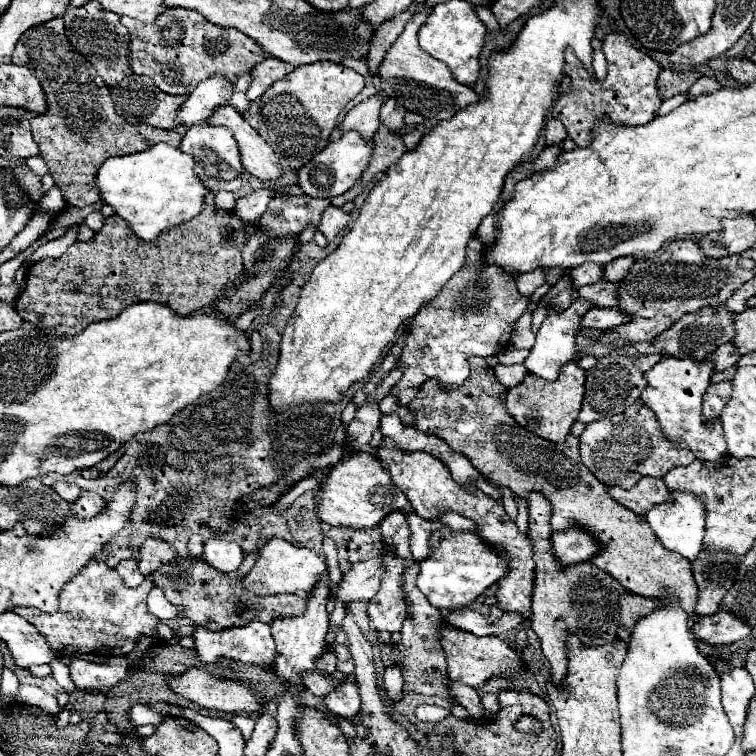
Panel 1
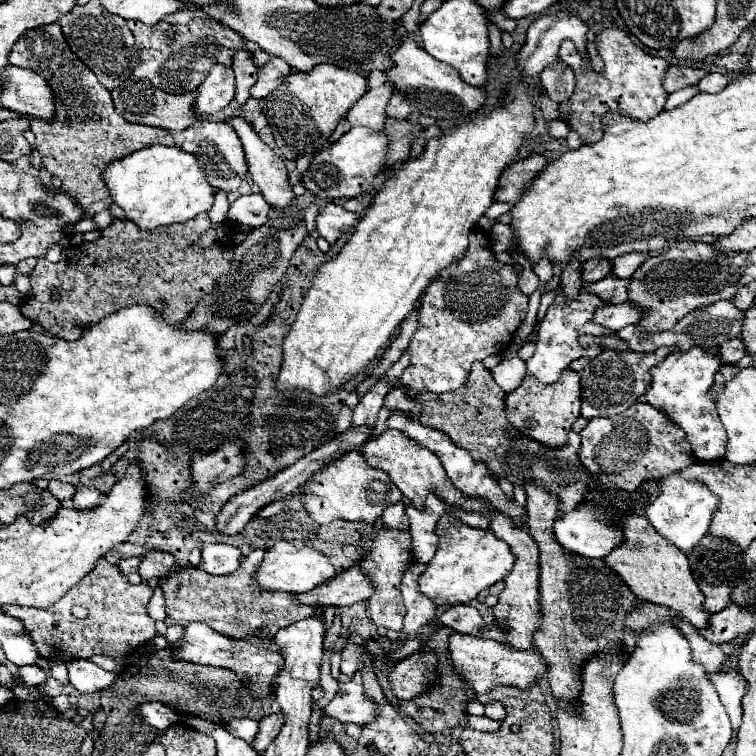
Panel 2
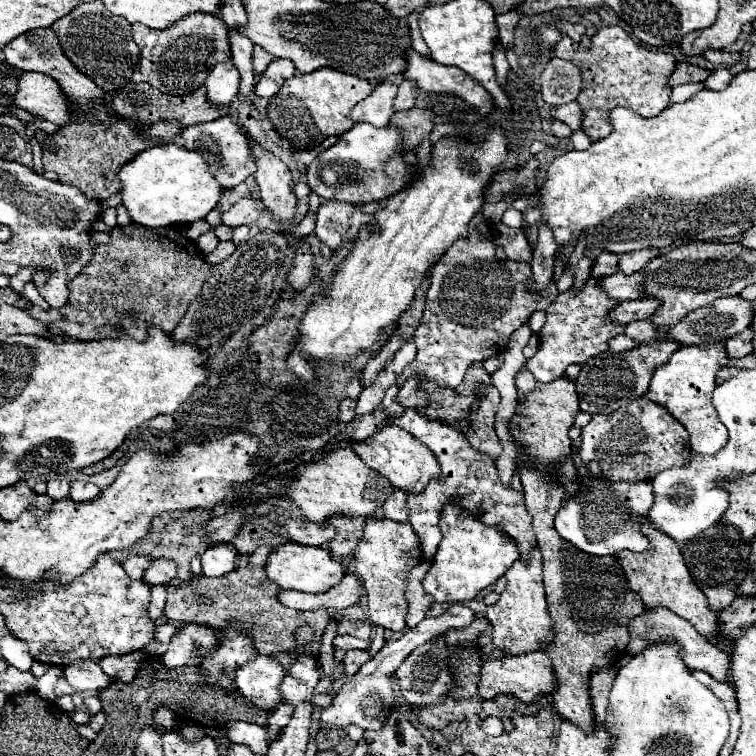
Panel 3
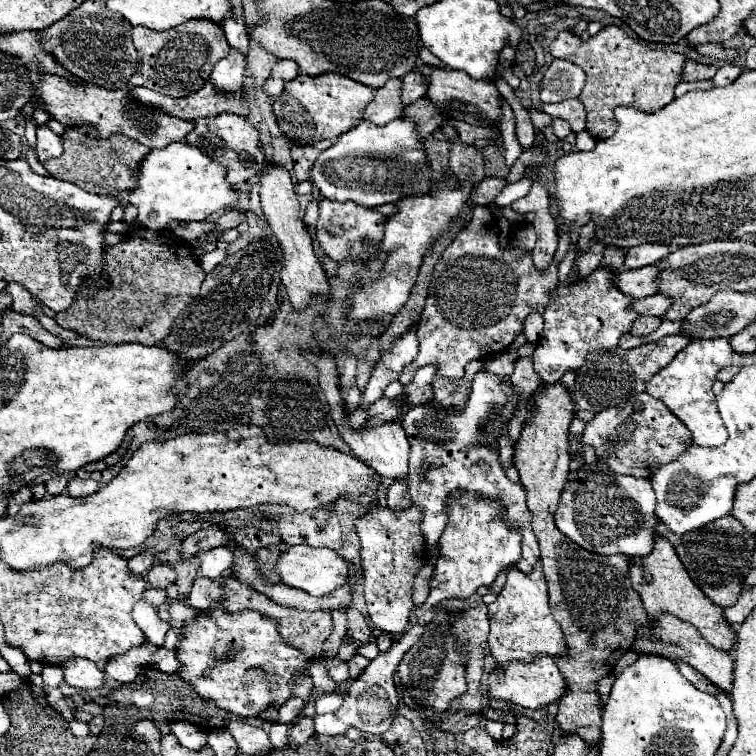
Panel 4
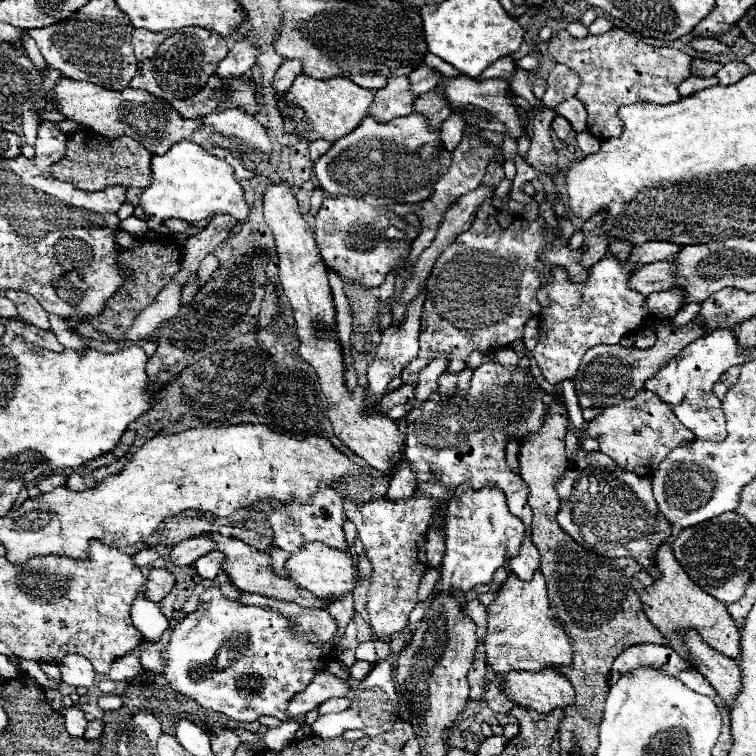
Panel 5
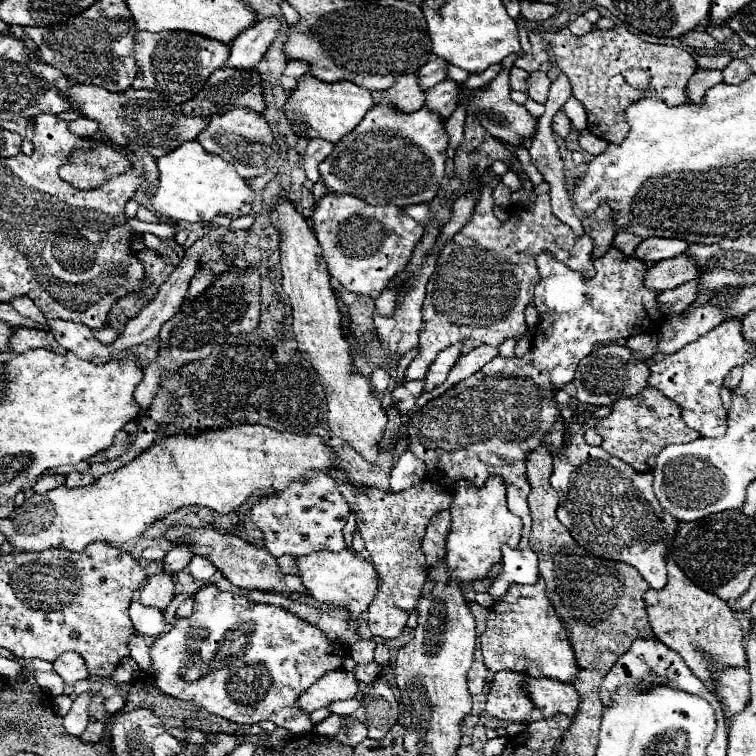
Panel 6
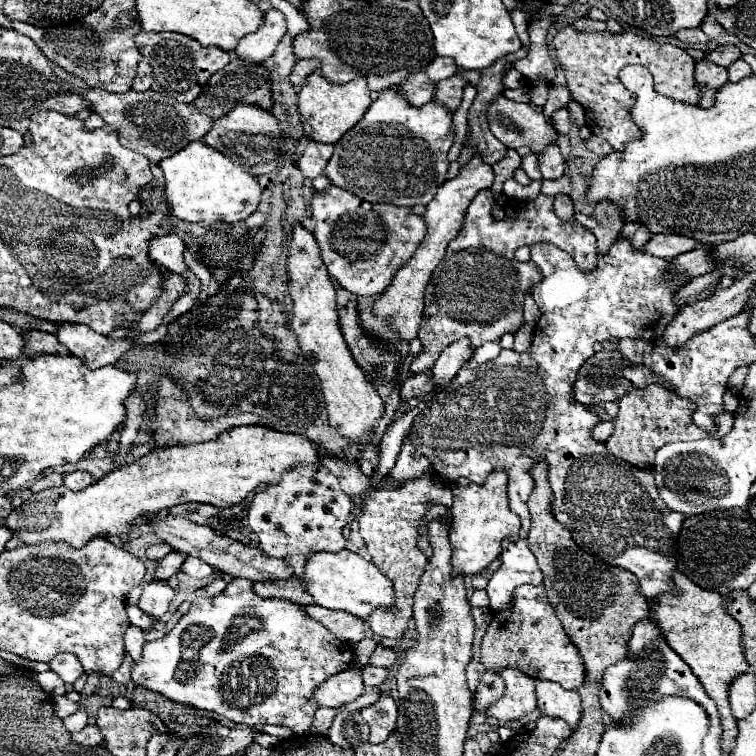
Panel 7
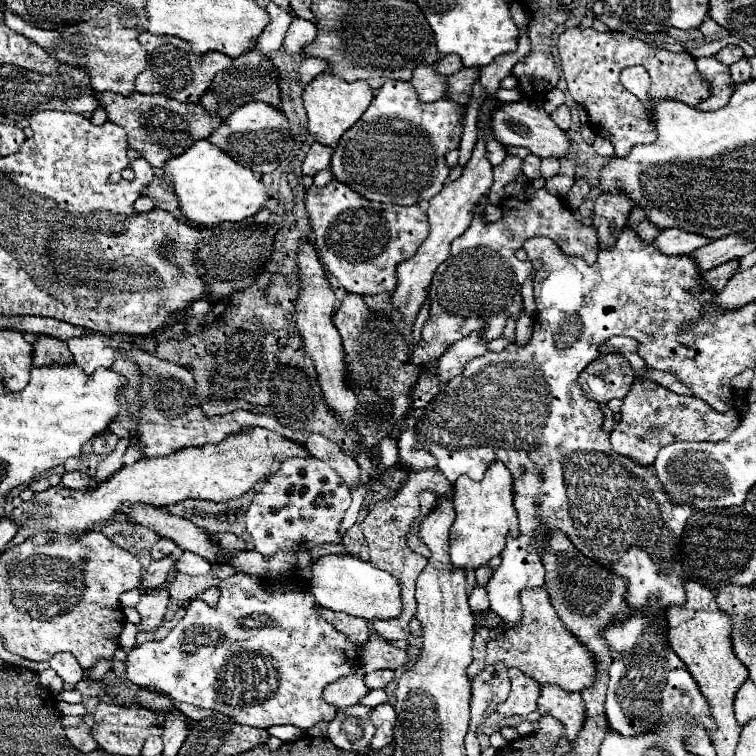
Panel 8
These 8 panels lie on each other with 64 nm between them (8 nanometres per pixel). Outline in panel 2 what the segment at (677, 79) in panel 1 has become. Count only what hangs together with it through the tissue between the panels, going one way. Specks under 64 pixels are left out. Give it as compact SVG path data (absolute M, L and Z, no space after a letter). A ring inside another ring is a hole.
M670 66L670 70L666 72L666 80L664 80L664 88L666 92L674 92L692 84L698 84L702 78L706 76L704 70L698 68L690 68L690 66Z

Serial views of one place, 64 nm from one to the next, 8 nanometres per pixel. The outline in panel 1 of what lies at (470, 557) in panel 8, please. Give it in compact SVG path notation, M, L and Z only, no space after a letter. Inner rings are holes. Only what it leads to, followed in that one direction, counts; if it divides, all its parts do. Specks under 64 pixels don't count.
M440 526L434 530L430 546L432 546L430 558L420 562L418 588L438 610L456 610L462 606L470 606L488 586L492 586L494 582L508 574L508 560L502 548L484 544L484 540L476 532L468 530L458 532Z

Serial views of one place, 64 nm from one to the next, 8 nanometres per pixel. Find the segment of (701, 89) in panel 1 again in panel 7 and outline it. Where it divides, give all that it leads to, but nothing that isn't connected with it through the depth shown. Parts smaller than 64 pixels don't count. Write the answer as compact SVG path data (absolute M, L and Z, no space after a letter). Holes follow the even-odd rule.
M740 58L740 60L736 60L736 62L728 68L728 74L730 74L730 82L740 82L742 78L750 76L752 72L750 72L750 66Z

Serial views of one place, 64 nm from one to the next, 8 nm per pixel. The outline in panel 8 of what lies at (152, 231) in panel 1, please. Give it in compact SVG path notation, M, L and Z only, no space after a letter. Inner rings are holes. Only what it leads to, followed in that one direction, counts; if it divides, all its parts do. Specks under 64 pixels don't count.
M200 140L182 156L168 160L164 172L172 178L174 192L180 198L182 216L192 224L212 226L220 222L240 222L256 216L268 200L262 180L208 140Z

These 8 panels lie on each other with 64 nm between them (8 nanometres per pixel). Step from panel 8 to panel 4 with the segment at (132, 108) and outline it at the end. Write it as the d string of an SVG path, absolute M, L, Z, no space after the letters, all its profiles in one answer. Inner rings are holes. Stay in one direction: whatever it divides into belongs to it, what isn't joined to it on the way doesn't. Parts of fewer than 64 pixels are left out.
M46 74L40 78L40 82L36 82L36 90L34 90L32 98L36 98L36 96L40 96L44 100L44 110L54 120L58 120L66 126L82 126L82 124L94 126L102 138L112 136L112 134L124 134L124 136L148 146L150 150L166 148L170 142L184 140L196 126L196 122L168 116L154 108L146 108L144 104L134 100L130 88L106 90L106 88L100 88L90 82L76 84L68 78Z

